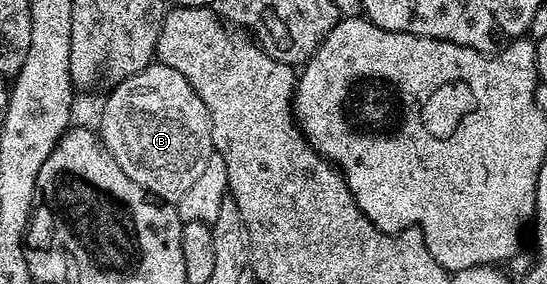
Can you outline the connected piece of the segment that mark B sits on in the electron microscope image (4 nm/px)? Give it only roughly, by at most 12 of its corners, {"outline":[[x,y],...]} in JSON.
{"outline":[[158,62],[98,128],[133,182],[178,202],[216,152],[205,102]]}

